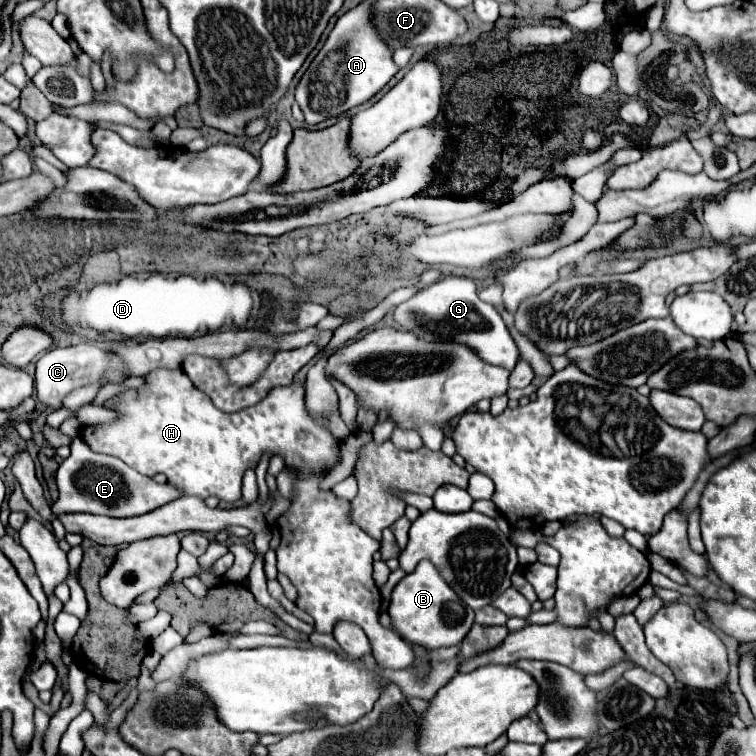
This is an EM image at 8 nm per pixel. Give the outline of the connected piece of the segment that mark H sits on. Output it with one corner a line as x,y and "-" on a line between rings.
153,371
147,377
147,385
139,389
139,401
123,403
111,409
117,409
123,417
113,423
103,425
89,425
83,427
81,437
83,441
95,451
119,457
129,467
137,469
139,473
153,477
157,473
165,473
169,483
183,489
185,495
197,495
201,499
207,499
211,495
219,497
221,501
234,503
241,498
243,473
249,467
255,467
257,461
265,451
271,451
273,455
281,453
285,457
285,463
293,467
301,481
295,487
297,493
291,499
291,507
285,515
279,517
281,527
281,545
277,547
277,569
279,573
285,573
291,583
299,591
297,605
307,611
315,619
315,629
319,633
331,633
337,621
351,621
363,627
365,635
369,637
371,649
375,659
385,669
407,669
417,663
413,649
391,629
383,629
379,625
379,609
381,609
381,593
371,577
373,573
373,553
379,549
379,541
371,539
367,533
363,533
357,525
351,521
351,505
349,501
337,499
331,491
323,493
319,489
321,481
321,465
335,463
337,459
337,439
325,431
305,409
305,387
303,385
285,385
275,387
271,393
257,405
247,407
239,413
223,413
213,407
211,399
199,391
189,377
179,371

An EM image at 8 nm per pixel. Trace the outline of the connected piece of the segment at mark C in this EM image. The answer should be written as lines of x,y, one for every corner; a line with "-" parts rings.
79,343
79,345
73,345
73,347
51,349
37,361
35,389
37,389
37,397
43,405
47,405
51,409
59,409
61,399
77,387
85,387
85,385
91,385
91,383
121,385
125,379
127,379
127,369
115,353
105,351
105,349
101,349
93,343

